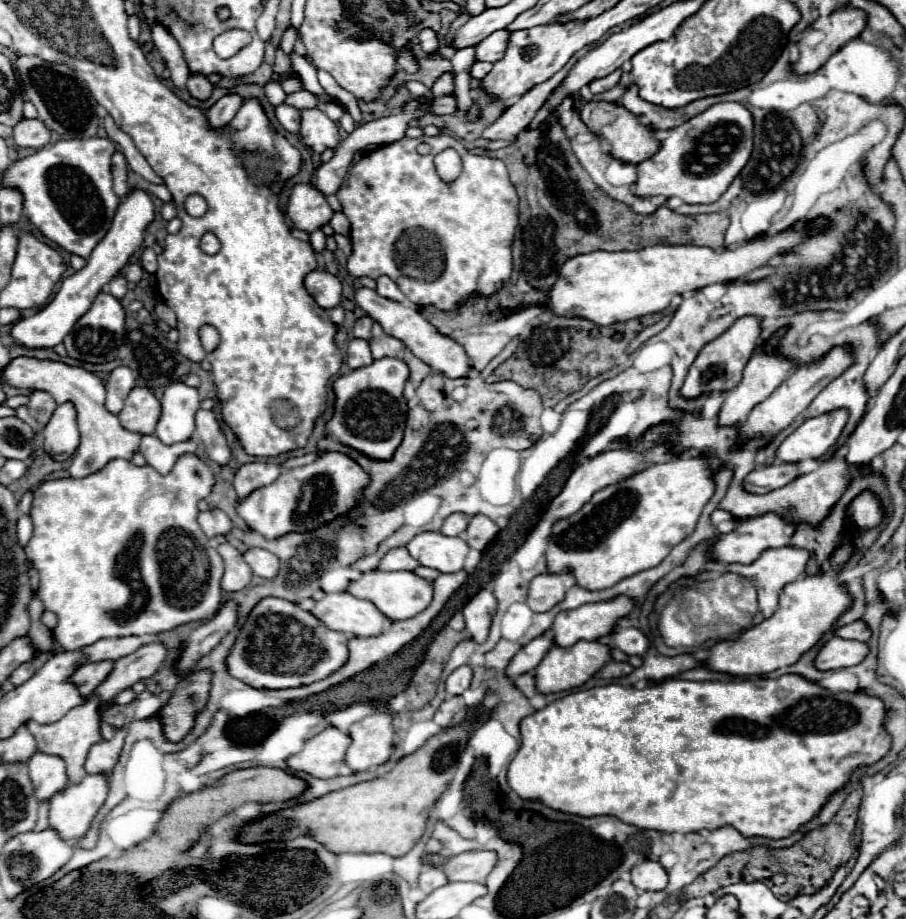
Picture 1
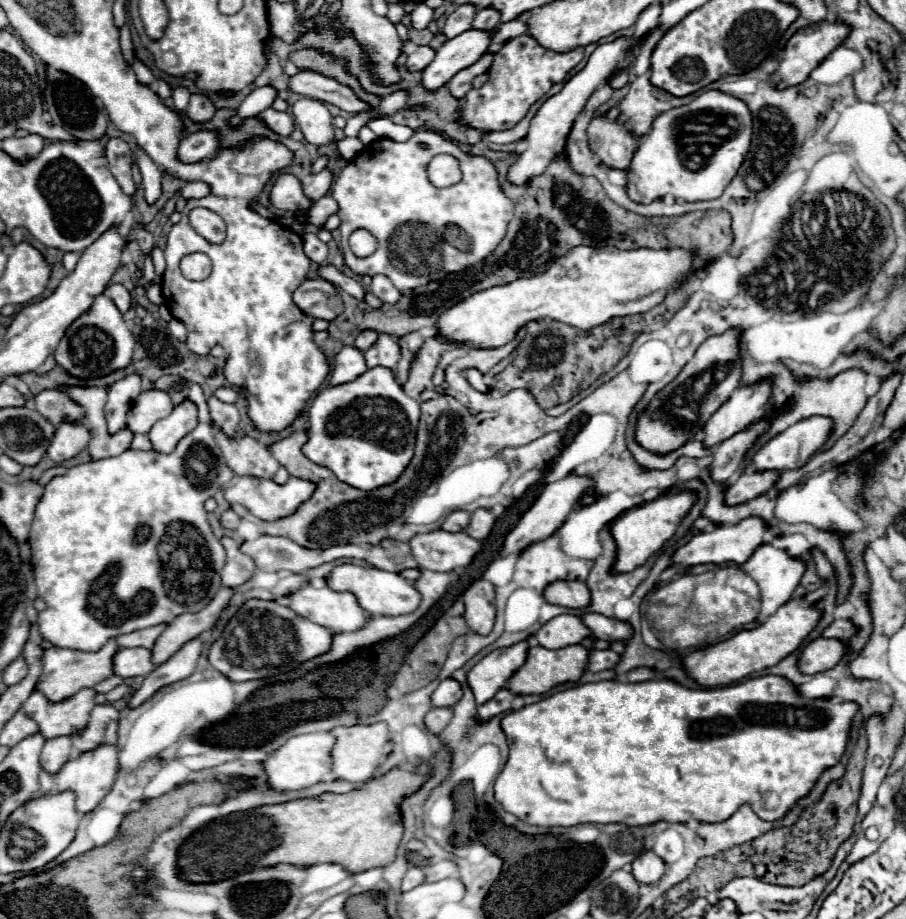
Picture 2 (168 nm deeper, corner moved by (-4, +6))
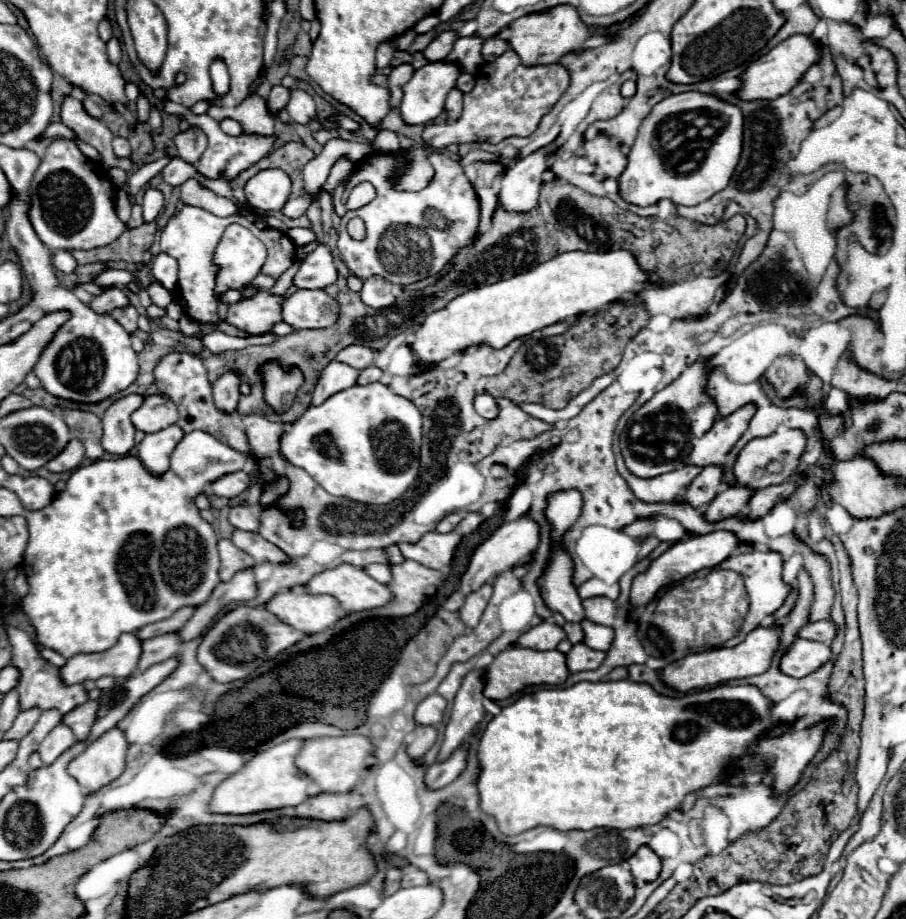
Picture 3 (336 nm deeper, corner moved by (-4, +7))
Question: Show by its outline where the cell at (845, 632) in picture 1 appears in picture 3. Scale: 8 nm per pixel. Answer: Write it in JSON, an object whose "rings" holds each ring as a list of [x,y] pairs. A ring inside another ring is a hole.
{"rings":[[[816,621],[816,623],[806,623],[800,631],[798,637],[810,639],[810,641],[820,641],[820,643],[830,643],[836,635],[836,625],[832,621]]]}

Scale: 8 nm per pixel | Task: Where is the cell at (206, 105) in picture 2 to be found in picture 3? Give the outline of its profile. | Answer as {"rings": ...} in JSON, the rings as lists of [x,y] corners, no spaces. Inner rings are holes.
{"rings":[[[190,127],[186,133],[178,133],[176,137],[176,149],[178,149],[178,157],[186,163],[196,163],[200,159],[200,155],[206,149],[206,135],[200,129]]]}

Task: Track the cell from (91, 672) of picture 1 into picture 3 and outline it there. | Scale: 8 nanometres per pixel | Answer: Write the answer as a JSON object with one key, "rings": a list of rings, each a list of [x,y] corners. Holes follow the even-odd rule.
{"rings":[[[178,631],[160,635],[160,637],[154,637],[154,639],[146,639],[144,641],[144,655],[138,663],[138,671],[142,673],[148,667],[174,657],[180,651],[180,645],[182,645],[182,639],[180,639]]]}

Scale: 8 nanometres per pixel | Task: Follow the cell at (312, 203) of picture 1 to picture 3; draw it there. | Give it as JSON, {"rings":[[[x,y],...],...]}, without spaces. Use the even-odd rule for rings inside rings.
{"rings":[[[264,169],[248,179],[246,187],[246,201],[258,211],[280,211],[290,195],[288,175],[276,169]]]}

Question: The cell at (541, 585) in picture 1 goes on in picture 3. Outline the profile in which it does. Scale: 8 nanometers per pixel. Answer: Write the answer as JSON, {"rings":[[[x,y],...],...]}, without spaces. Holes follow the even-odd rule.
{"rings":[[[592,597],[584,601],[584,611],[586,617],[594,623],[612,627],[614,623],[614,601],[610,601],[608,597]]]}

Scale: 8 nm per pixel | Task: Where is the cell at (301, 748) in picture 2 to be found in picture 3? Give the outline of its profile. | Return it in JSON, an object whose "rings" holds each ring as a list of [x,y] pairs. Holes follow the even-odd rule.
{"rings":[[[290,739],[276,747],[270,747],[258,755],[254,755],[250,761],[244,763],[240,771],[236,771],[232,777],[224,779],[212,795],[212,801],[208,803],[210,813],[226,813],[226,815],[246,815],[246,813],[260,813],[260,811],[274,811],[282,807],[300,805],[310,797],[308,779],[296,771],[294,757],[296,751],[300,751],[302,741]]]}

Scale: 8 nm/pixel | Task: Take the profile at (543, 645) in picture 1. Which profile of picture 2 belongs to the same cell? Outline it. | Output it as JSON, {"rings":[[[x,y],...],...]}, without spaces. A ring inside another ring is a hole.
{"rings":[[[522,640],[508,648],[494,650],[470,670],[468,684],[472,686],[478,704],[484,704],[508,684],[510,676],[526,662],[528,648],[528,642]]]}

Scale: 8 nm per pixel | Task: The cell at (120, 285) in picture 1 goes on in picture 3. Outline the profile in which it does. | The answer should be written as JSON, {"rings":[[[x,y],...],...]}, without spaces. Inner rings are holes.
{"rings":[[[124,307],[120,311],[112,311],[112,319],[116,319],[130,335],[138,331],[138,325],[136,325],[136,319],[138,319],[138,313],[134,307]]]}

